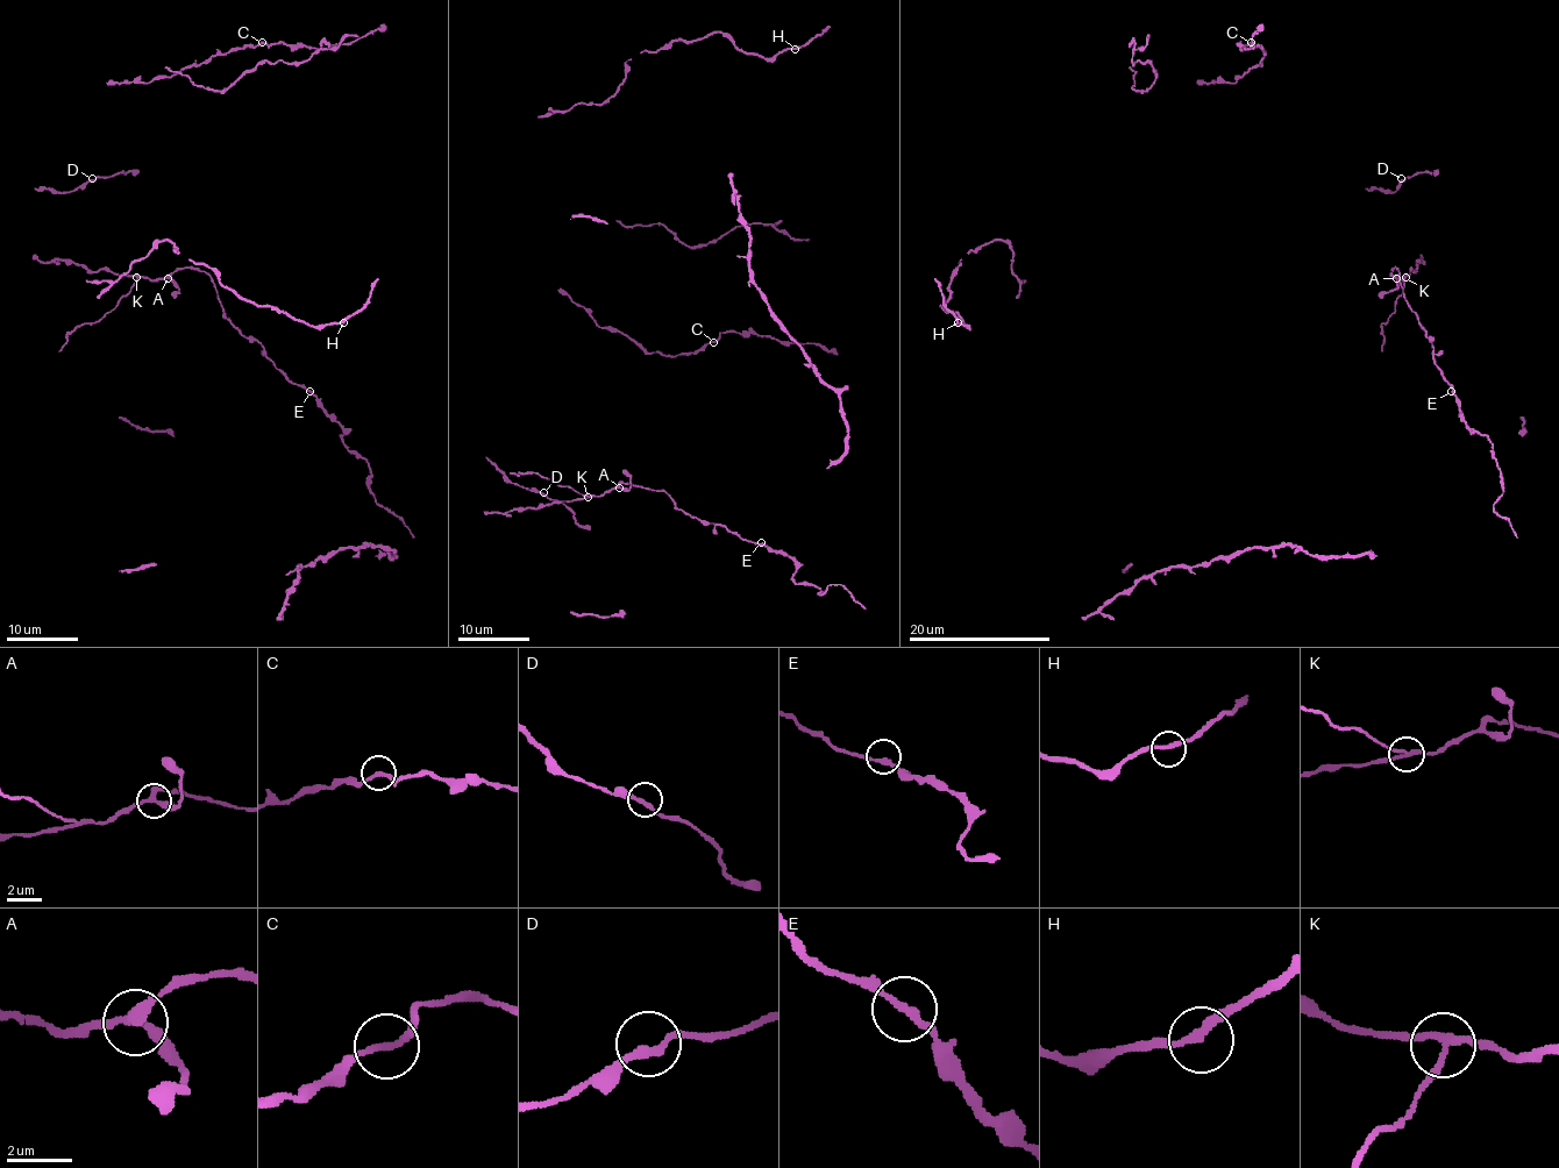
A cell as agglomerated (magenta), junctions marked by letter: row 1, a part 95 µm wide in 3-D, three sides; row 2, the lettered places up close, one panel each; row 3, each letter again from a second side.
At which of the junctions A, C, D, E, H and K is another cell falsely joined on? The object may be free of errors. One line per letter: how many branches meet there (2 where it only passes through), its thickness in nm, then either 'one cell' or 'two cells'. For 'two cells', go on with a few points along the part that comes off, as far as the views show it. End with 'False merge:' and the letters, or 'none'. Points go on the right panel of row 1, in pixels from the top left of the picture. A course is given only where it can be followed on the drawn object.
A: 3 | 320 nm | one cell
C: 2 | 190 nm | one cell
D: 2 | 240 nm | one cell
E: 2 | 220 nm | one cell
H: 2 | 240 nm | one cell
K: 3 | 190 nm | two cells | (1404, 278), (1394, 312), (1381, 323), (1381, 350)
False merge: K

